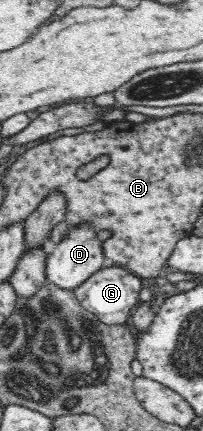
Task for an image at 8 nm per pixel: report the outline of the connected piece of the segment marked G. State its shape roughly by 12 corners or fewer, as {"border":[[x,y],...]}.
{"border":[[104,266],[73,293],[106,324],[130,324],[144,284]]}

